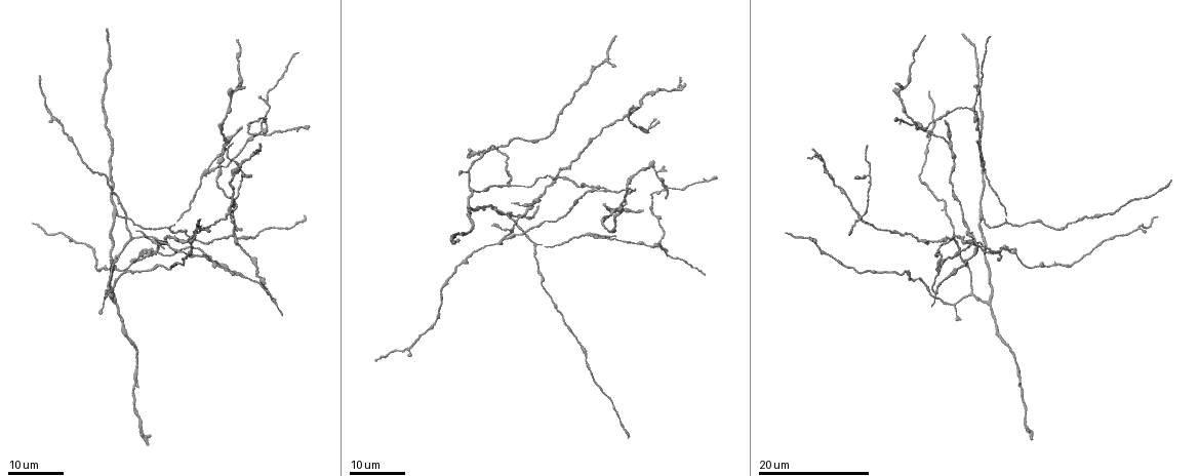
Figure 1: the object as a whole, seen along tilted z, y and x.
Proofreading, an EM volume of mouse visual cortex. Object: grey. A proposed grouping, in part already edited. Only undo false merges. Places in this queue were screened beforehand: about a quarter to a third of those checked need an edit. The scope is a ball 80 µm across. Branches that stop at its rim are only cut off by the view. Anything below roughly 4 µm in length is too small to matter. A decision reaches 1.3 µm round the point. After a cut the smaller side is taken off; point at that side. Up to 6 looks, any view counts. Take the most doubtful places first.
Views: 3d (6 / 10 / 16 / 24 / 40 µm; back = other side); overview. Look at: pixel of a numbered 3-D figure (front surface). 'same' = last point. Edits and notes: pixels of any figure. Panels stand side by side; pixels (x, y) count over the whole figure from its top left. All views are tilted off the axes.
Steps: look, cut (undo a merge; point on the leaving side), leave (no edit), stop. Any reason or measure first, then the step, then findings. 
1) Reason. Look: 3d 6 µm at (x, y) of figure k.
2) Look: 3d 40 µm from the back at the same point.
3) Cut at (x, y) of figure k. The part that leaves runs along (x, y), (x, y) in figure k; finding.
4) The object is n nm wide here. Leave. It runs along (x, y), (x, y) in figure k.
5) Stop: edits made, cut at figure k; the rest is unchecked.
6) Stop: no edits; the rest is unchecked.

Looks like a crossing. Look: 3d 24 µm at (115, 212) of figure 1.

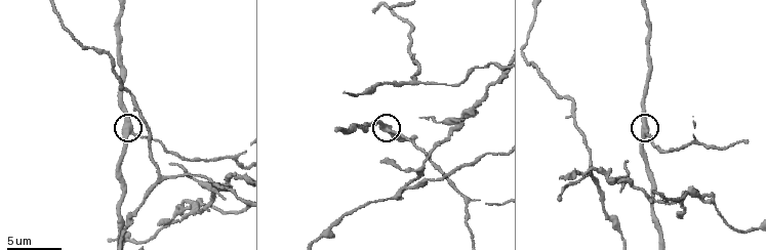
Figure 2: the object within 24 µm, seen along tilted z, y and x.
Look: 3d 10 µm at (389, 130) of figure 2.

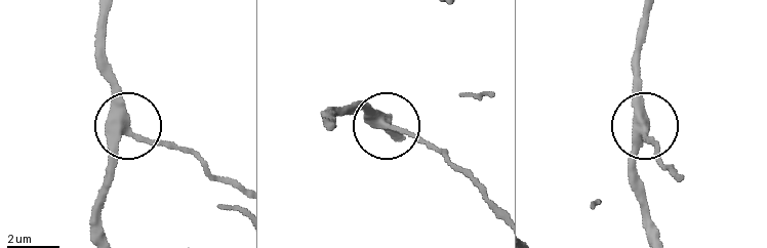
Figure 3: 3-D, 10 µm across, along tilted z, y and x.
Leave. It runs along (654, 234), (637, 167), (645, 126), (639, 45) in figure 3; continuous, no second neuron.

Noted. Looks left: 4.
Four or more arms meet. Look: 3d 24 µm at (973, 107) of figure 1.

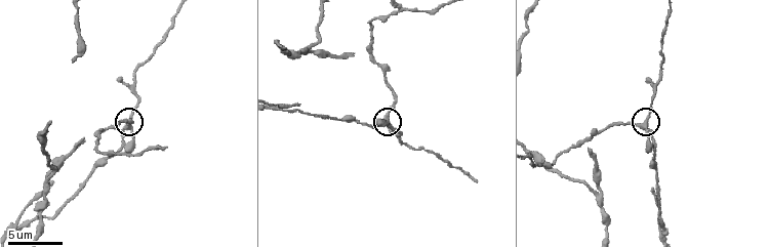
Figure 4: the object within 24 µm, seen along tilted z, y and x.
Look: 3d 10 µm at (127, 126) of figure 4.

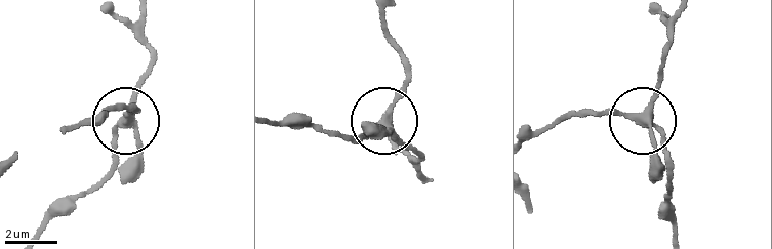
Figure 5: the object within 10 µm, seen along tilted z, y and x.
4 arms meet here. Leave. It runs along (43, 227), (109, 167), (118, 126), (150, 64) in figure 5; all the same neuron.

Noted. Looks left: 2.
Stop: no edits; the rest is unchecked.

